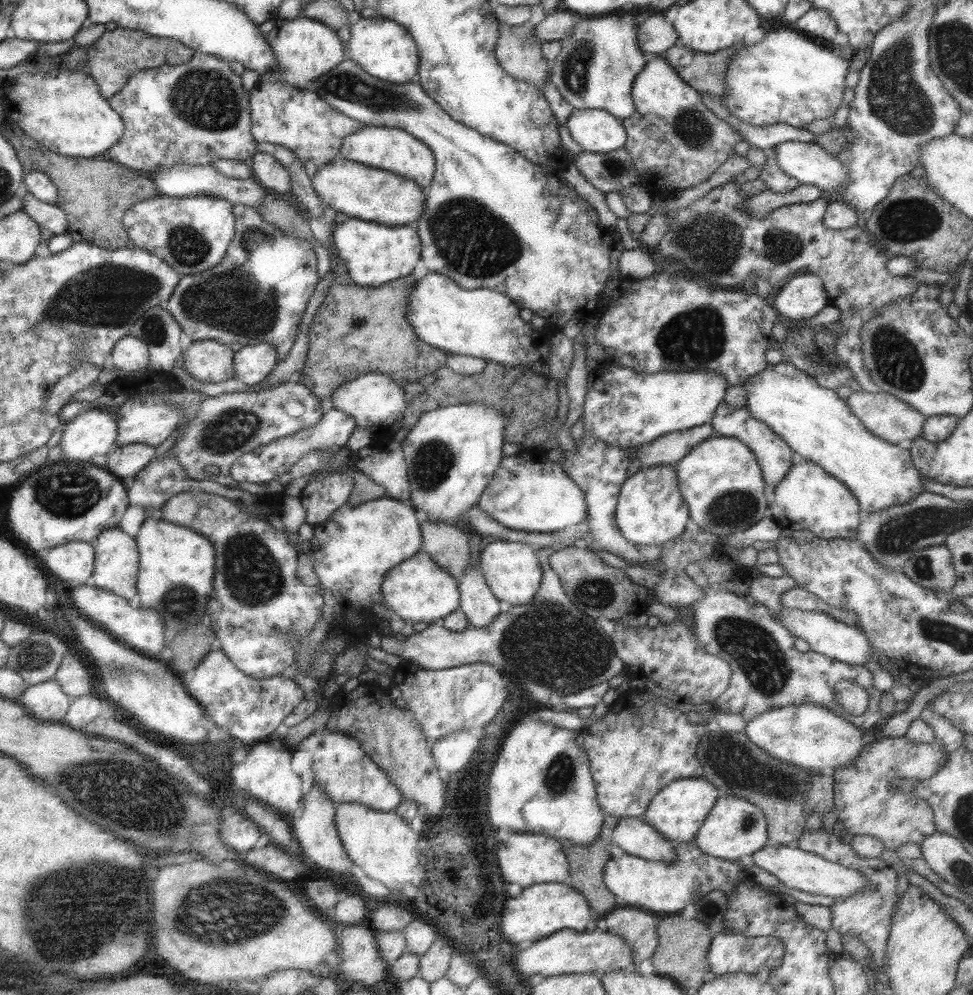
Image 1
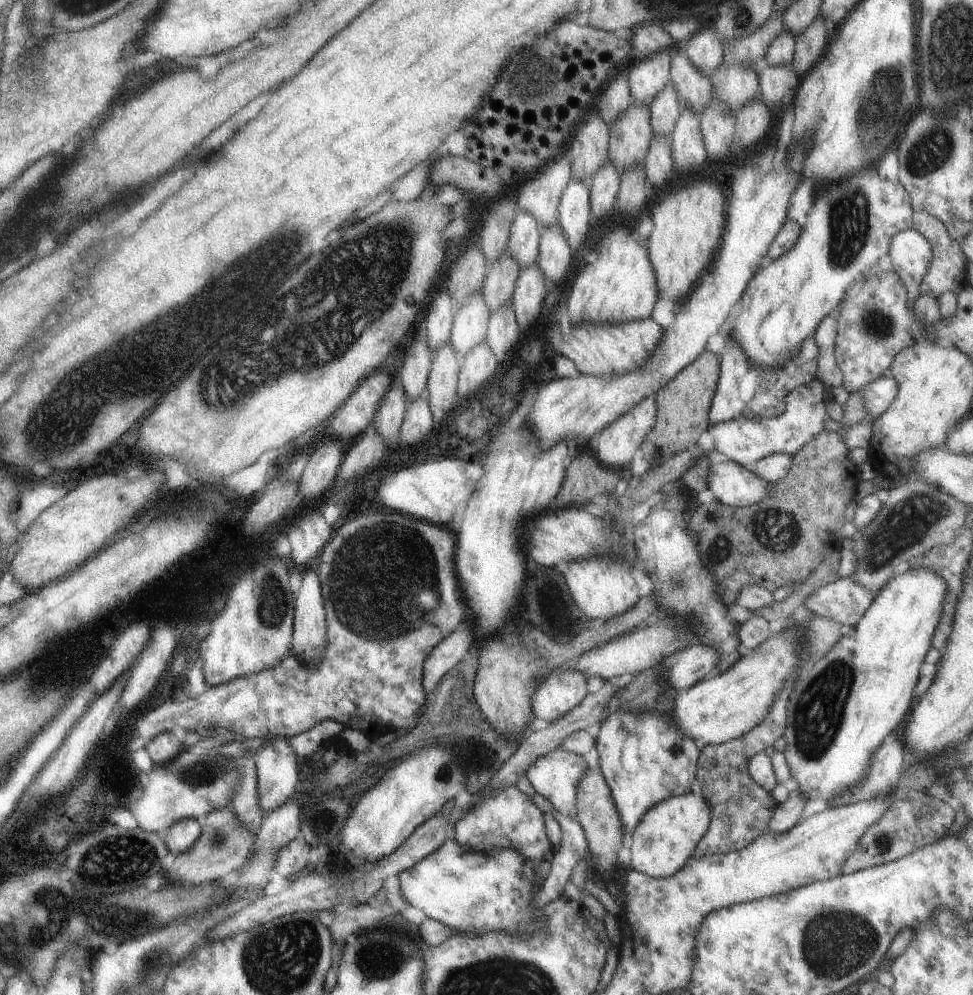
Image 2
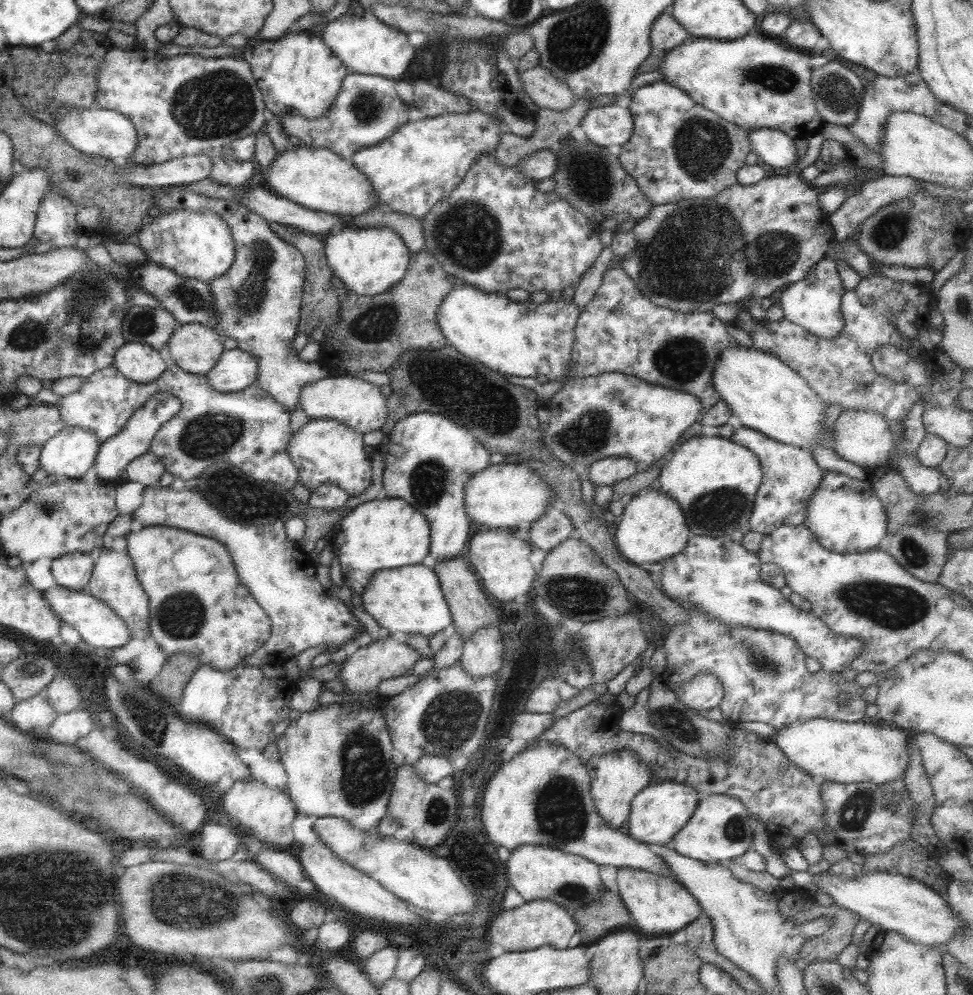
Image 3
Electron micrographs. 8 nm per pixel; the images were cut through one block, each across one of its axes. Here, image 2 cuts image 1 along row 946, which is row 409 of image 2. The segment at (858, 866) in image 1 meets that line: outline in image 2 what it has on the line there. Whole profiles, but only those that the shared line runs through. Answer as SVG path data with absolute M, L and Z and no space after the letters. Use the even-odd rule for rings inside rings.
M882 376L863 386L863 399L867 408L868 420L879 417L897 395L897 382L890 376Z

